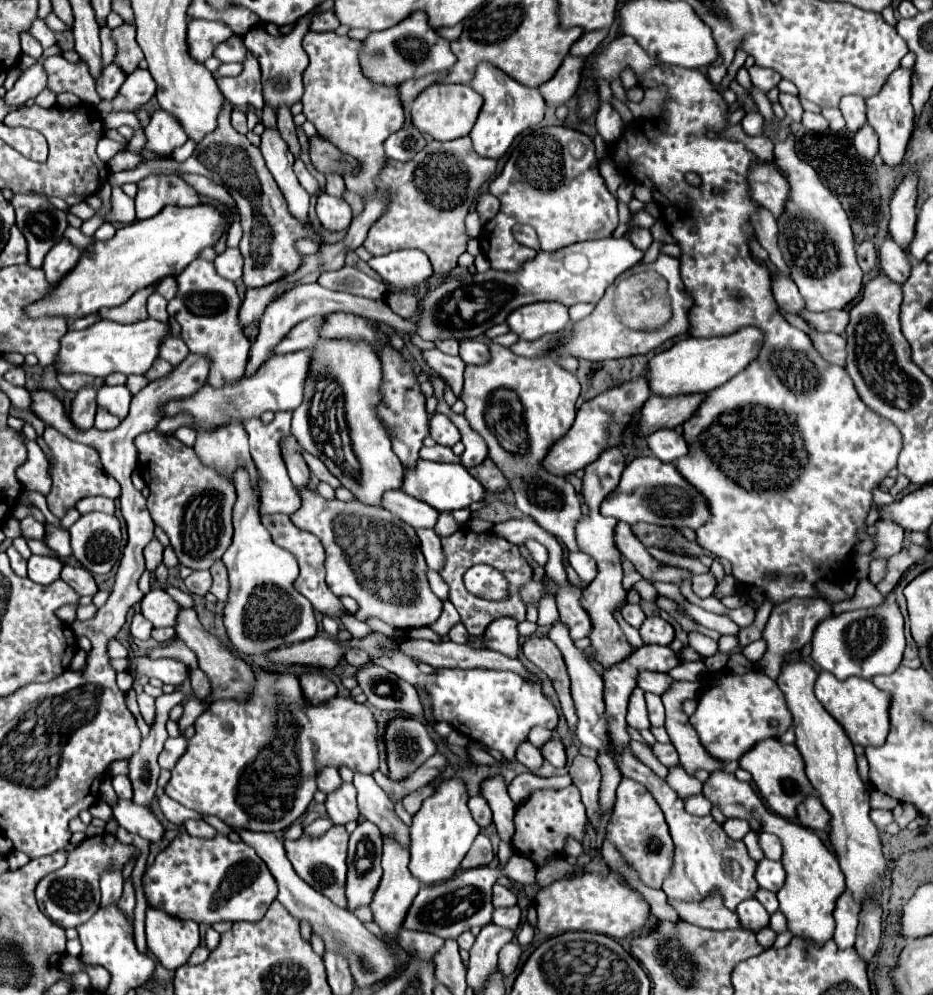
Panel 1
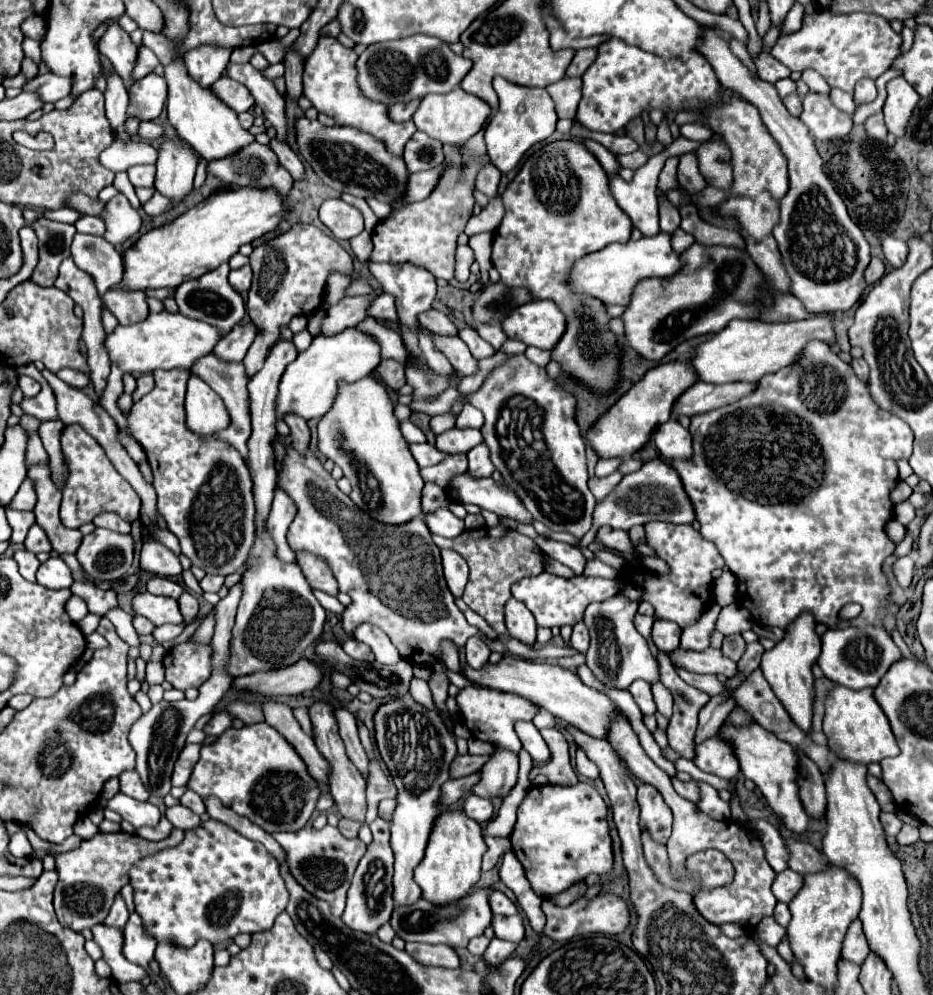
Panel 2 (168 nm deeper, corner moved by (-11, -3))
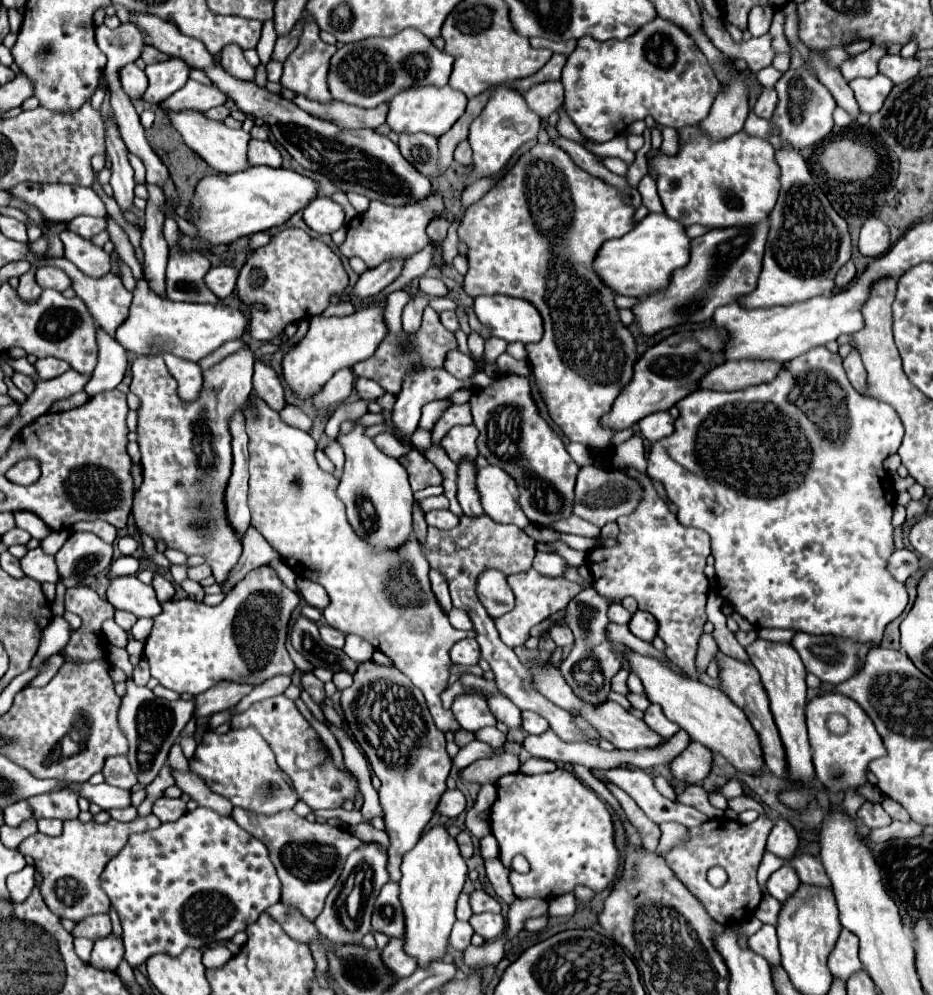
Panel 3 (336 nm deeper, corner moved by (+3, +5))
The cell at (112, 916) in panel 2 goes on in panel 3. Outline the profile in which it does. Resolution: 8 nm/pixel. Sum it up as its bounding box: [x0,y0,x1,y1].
[72,915,112,941]

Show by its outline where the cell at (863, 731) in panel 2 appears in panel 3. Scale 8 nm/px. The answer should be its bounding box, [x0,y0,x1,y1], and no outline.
[806,693,887,793]

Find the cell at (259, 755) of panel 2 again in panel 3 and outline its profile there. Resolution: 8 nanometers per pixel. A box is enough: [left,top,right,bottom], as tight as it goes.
[190,727,298,815]

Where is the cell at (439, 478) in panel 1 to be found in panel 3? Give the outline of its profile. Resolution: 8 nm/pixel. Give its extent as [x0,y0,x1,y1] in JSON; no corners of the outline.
[476,467,530,529]

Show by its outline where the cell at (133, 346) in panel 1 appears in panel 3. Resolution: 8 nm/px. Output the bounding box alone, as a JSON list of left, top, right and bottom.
[118,279,248,361]

